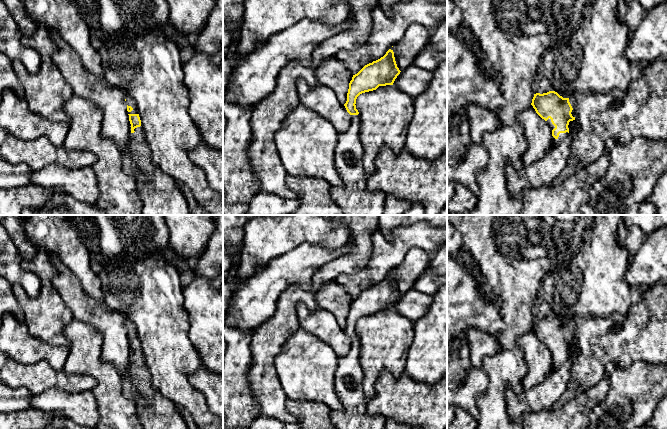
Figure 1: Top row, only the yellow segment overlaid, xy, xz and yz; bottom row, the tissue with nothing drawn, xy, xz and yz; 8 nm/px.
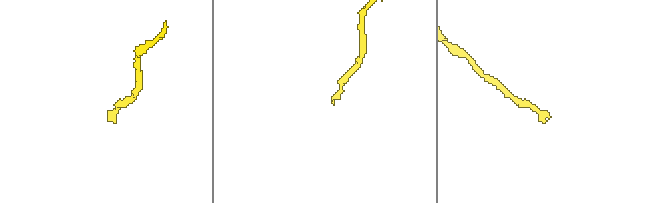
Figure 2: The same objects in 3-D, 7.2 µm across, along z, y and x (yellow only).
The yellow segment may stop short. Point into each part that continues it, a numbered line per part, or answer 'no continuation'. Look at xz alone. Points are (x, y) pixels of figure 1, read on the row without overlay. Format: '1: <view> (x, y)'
1: xz (349, 375)

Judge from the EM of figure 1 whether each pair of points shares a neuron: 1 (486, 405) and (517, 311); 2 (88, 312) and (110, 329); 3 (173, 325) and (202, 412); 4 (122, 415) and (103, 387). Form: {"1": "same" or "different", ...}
{"1": "same", "2": "same", "3": "same", "4": "same"}

